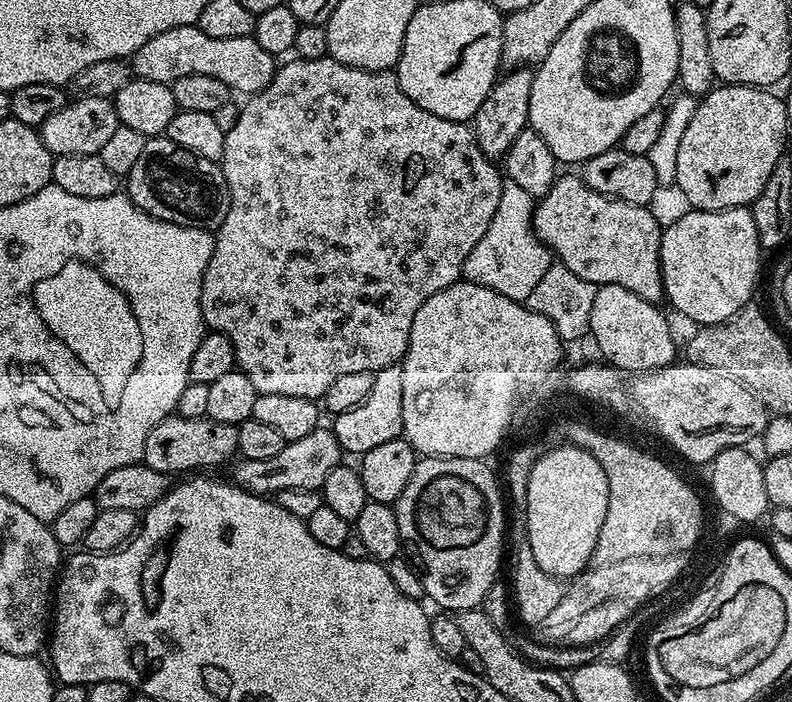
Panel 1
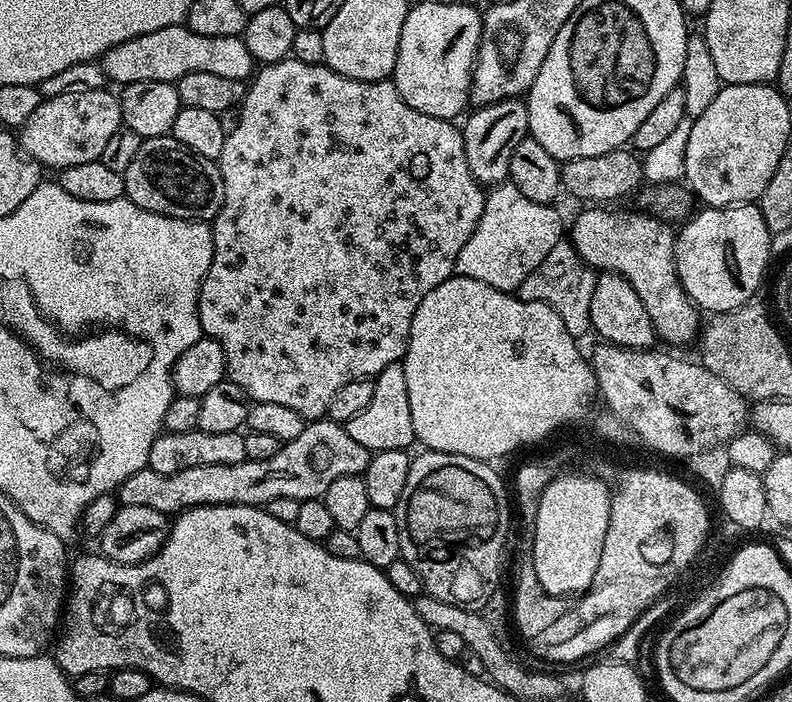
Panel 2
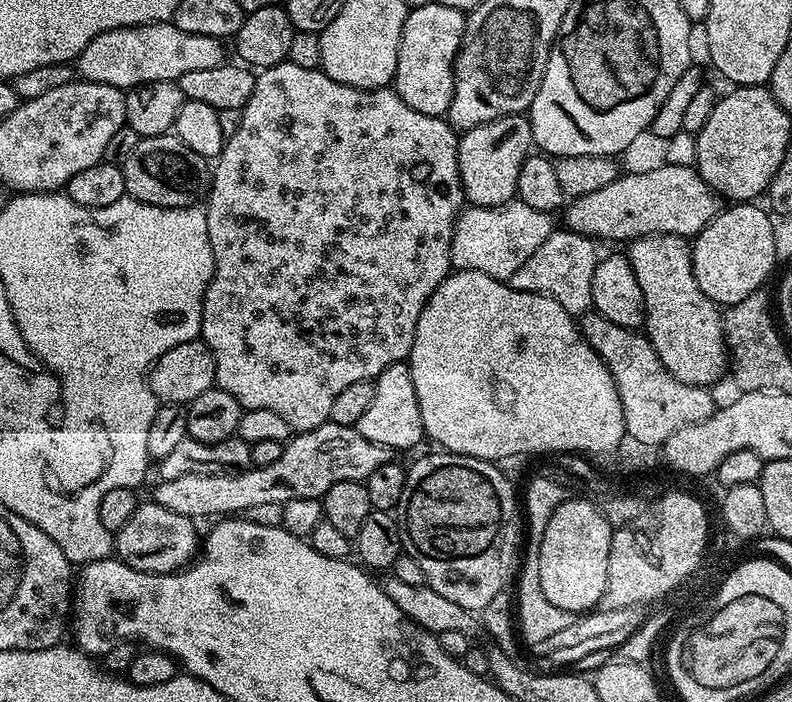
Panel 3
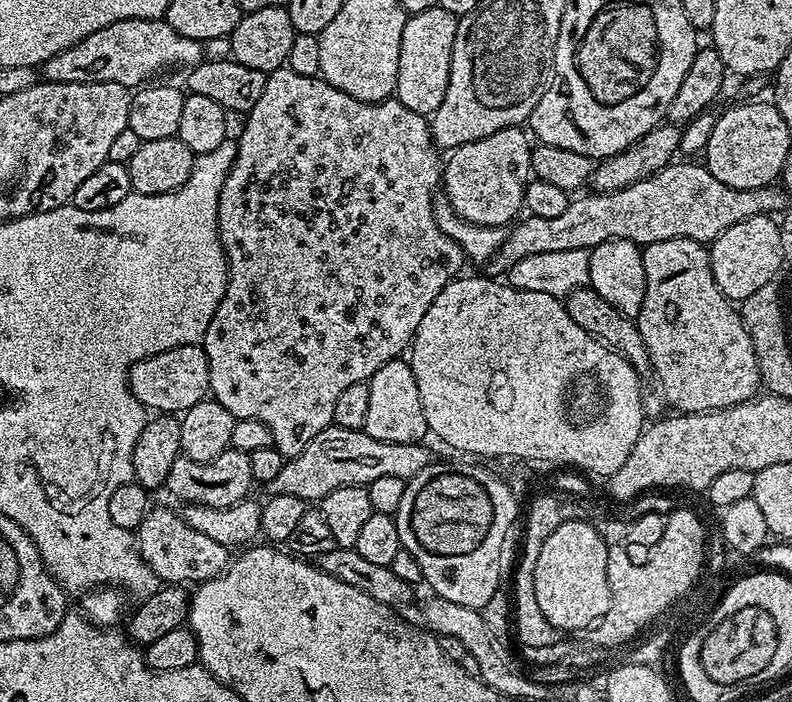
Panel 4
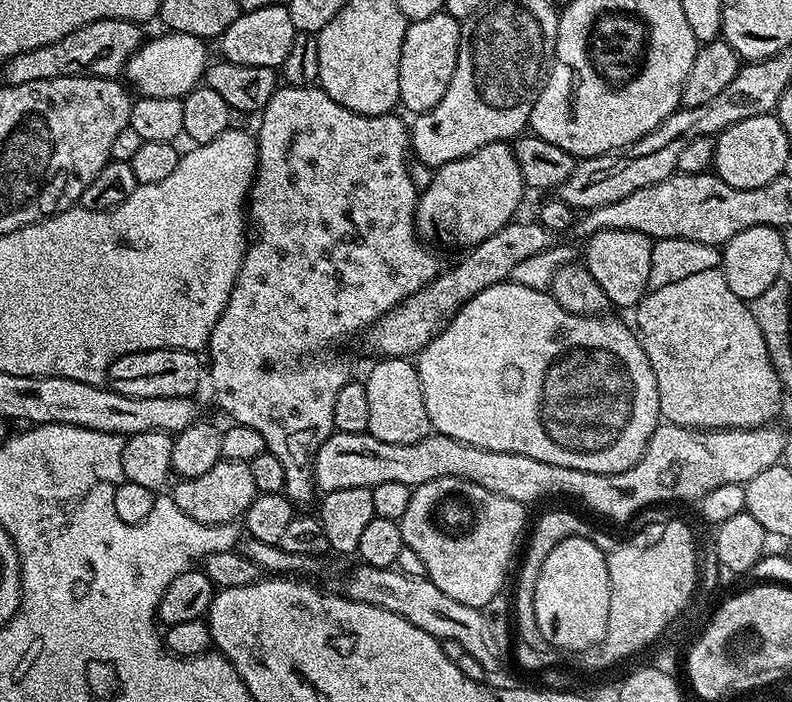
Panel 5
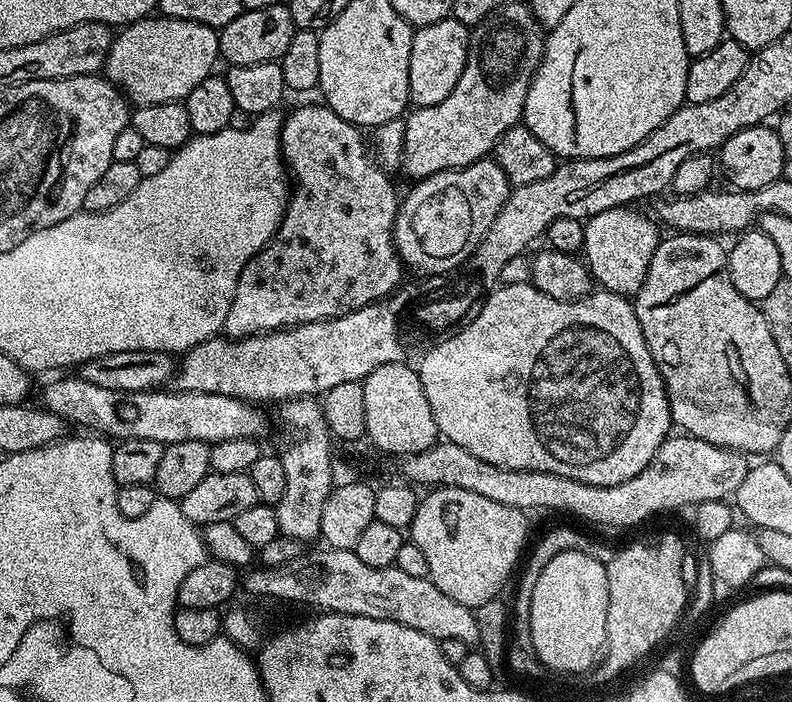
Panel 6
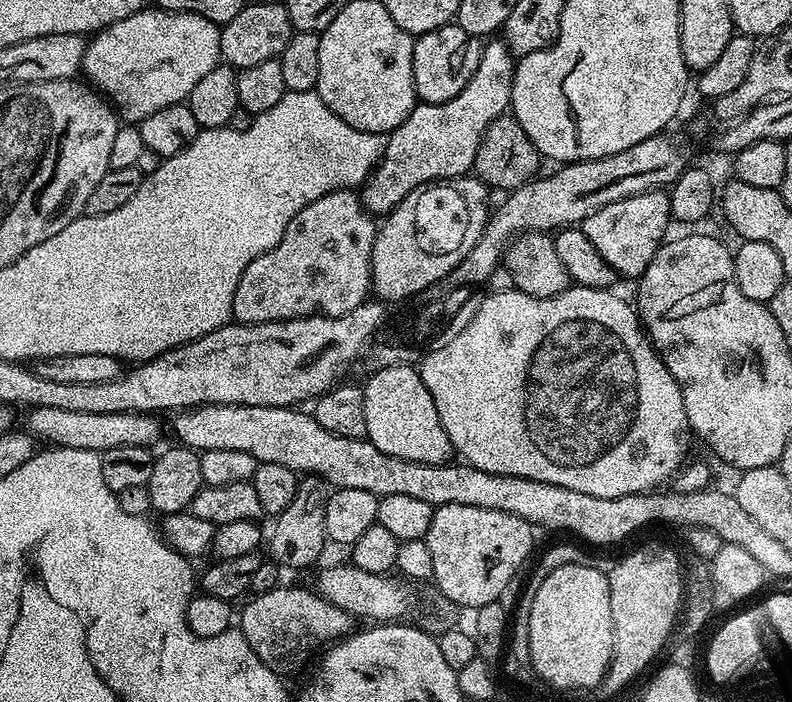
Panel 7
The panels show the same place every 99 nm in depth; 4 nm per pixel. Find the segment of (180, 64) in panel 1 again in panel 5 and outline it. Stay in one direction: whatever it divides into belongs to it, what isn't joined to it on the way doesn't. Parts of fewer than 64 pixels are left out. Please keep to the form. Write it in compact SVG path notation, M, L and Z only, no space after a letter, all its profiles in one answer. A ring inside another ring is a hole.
M106 18L78 26L78 30L66 34L66 38L58 38L58 42L50 42L46 46L38 46L38 50L26 50L10 57L3 65L3 83L11 86L71 76L97 76L107 80L119 77L127 66L128 59L140 48L140 28L141 25L135 20L118 18Z

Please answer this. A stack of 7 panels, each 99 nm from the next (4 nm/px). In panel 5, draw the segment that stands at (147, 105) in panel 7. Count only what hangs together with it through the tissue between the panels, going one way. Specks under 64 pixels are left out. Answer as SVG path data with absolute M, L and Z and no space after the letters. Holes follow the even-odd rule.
M165 31L163 35L156 36L153 40L145 39L138 51L128 59L123 75L125 77L128 76L129 81L127 80L127 83L133 89L136 87L140 96L149 96L150 98L183 98L189 92L194 91L203 81L204 70L210 63L210 57L208 57L209 45L205 41L199 40L194 34L178 34L177 32Z

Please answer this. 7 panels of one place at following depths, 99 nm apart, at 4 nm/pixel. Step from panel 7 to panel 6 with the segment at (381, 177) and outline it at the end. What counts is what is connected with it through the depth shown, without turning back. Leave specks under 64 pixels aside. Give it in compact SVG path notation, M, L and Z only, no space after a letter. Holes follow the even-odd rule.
M505 2L498 11L490 13L481 24L475 25L468 33L468 57L462 78L458 78L458 86L450 90L450 98L442 98L442 102L434 106L416 108L407 113L402 172L412 176L413 181L425 180L427 176L451 168L465 168L485 159L495 149L502 134L521 123L528 87L544 57L545 43L545 33L524 2Z

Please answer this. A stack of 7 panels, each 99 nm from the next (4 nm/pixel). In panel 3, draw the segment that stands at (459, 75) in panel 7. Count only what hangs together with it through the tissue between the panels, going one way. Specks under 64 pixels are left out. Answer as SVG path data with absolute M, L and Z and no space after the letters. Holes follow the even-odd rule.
M426 2L409 11L402 26L402 38L398 46L398 66L394 91L422 114L444 116L452 101L456 55L464 37L465 13L450 10L438 2Z

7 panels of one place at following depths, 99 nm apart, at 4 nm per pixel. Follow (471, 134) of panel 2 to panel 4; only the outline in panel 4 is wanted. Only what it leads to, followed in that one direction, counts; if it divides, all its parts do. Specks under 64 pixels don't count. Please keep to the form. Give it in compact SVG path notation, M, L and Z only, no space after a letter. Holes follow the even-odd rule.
M517 126L451 149L452 157L442 164L442 191L458 216L478 226L503 229L521 215L526 186L532 176L533 145L528 140L529 133Z

